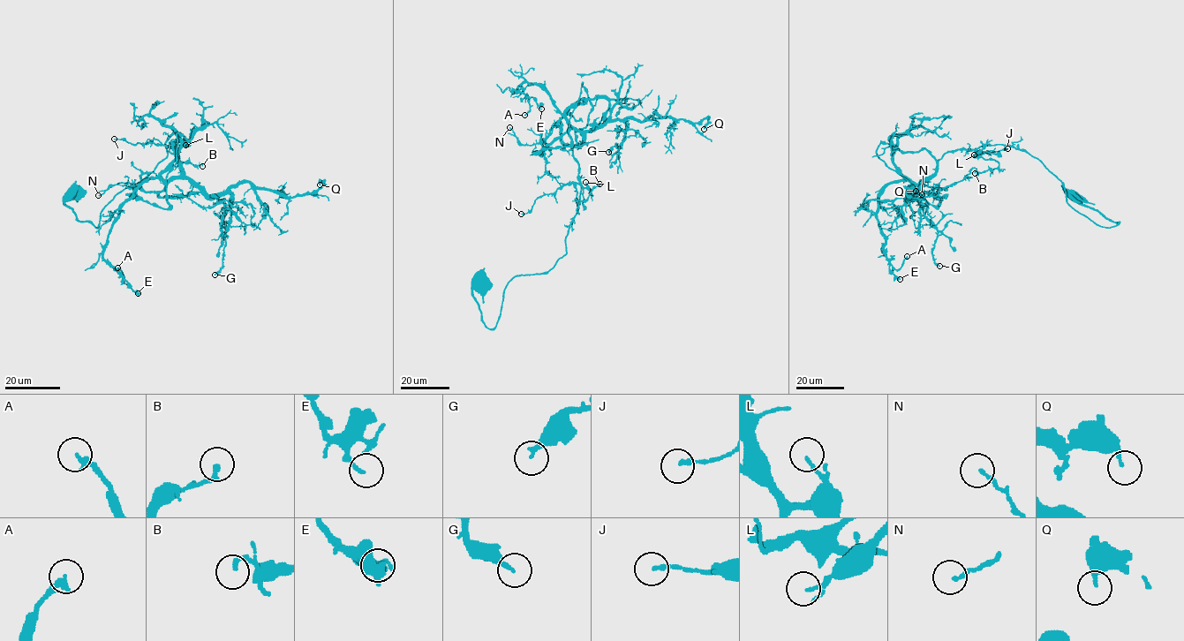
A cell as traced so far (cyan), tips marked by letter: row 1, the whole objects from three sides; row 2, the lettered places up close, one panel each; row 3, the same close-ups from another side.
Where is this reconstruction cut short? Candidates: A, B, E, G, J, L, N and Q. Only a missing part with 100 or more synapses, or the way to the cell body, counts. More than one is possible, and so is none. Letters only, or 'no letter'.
no letter

